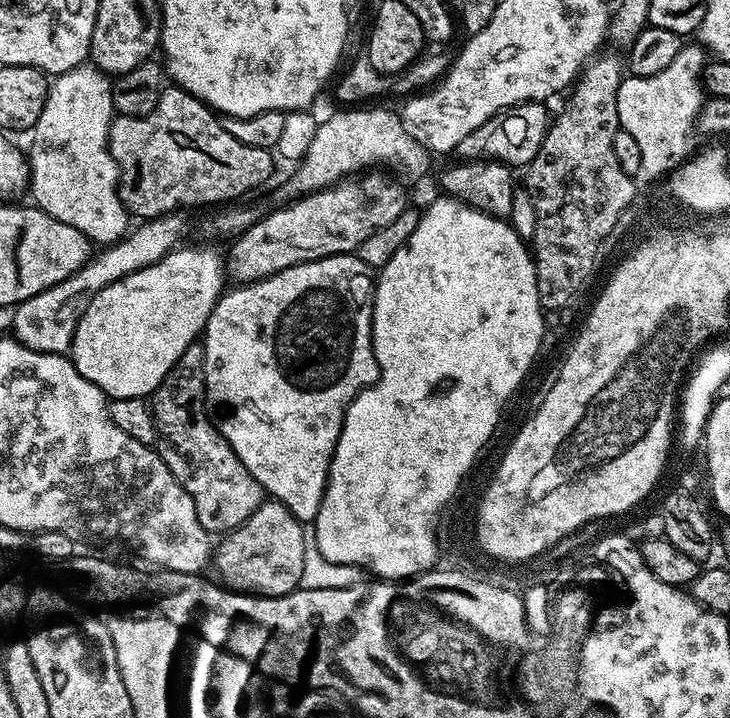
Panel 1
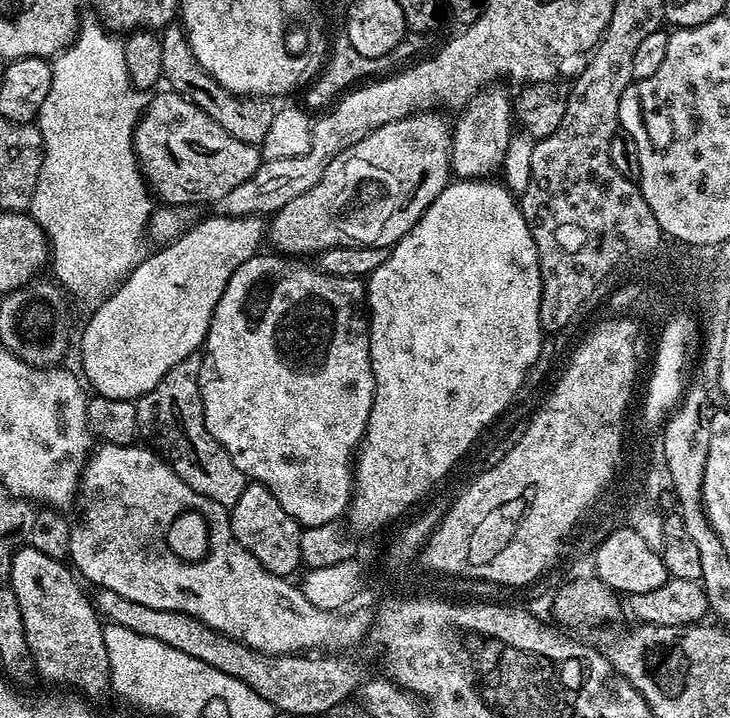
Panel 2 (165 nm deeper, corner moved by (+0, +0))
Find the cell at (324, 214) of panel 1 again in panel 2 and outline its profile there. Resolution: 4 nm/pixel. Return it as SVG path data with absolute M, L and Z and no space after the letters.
M416 110L412 115L402 118L398 122L390 122L386 126L382 126L378 130L374 130L370 134L366 134L366 138L362 138L362 142L354 142L354 146L350 146L346 150L342 150L342 154L338 154L327 166L324 167L322 178L318 178L318 182L314 182L314 186L310 186L310 190L306 190L306 194L298 194L298 198L290 198L290 202L286 202L286 206L282 206L271 217L270 223L266 228L266 236L272 244L280 252L289 252L292 256L308 256L319 254L330 250L334 246L350 246L351 244L374 244L381 248L391 249L412 229L420 220L421 214L425 212L431 204L436 201L438 194L450 183L450 165L452 163L452 133L449 125L444 125L444 120L440 117L441 113L436 110Z

